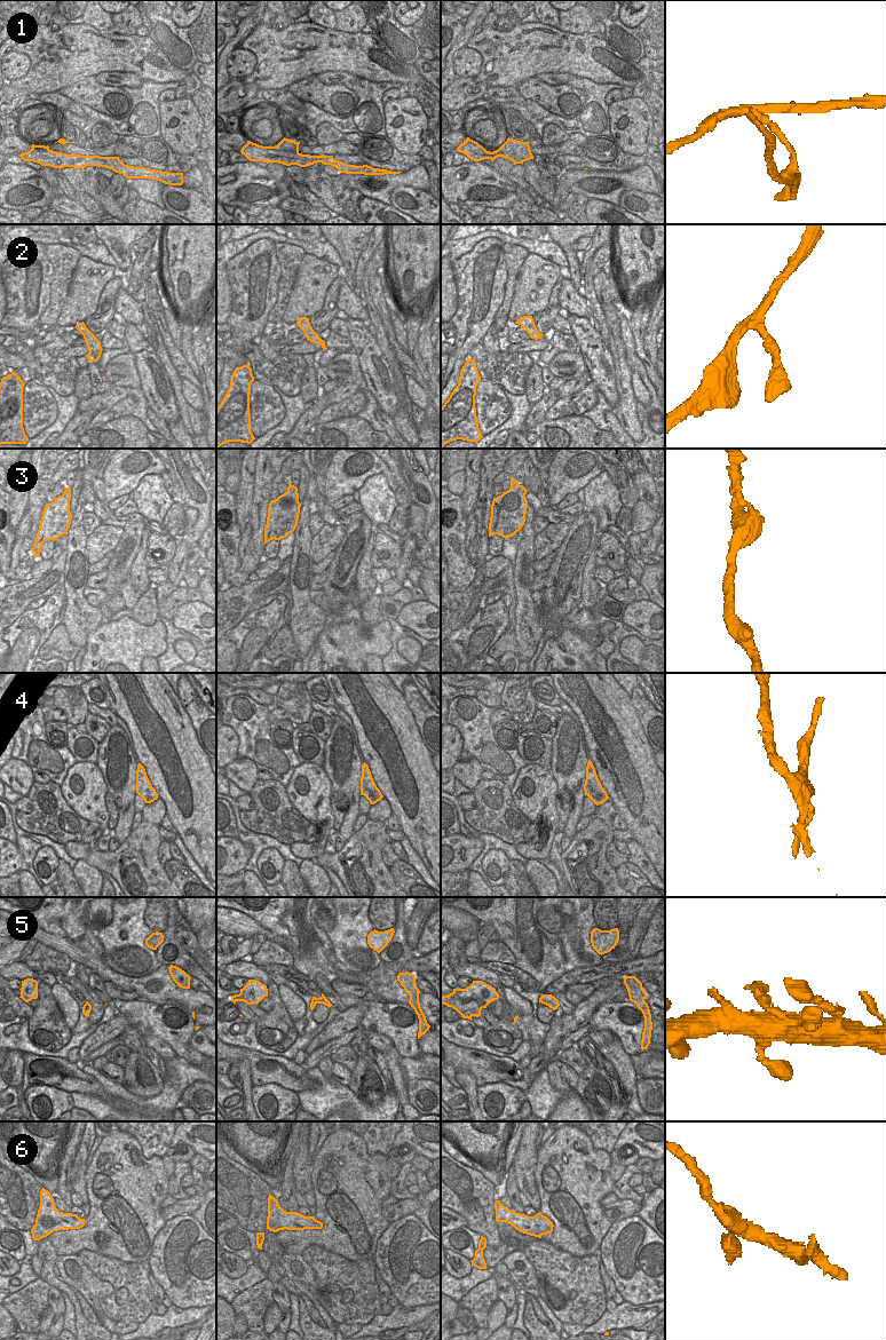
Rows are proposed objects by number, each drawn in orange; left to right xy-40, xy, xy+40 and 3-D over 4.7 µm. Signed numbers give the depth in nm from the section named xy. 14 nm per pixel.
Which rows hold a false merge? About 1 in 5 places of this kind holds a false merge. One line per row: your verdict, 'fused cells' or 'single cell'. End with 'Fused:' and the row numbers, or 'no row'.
1: fused cells
2: single cell
3: fused cells
4: fused cells
5: fused cells
6: single cell
Fused: 1, 3, 4, 5

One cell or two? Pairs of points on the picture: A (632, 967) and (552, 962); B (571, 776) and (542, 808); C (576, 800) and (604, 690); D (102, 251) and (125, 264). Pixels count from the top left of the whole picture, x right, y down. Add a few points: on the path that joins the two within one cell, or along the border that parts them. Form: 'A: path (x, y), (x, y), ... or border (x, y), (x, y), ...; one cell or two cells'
A: border (567, 972), (545, 989); two cells
B: border (550, 771), (558, 790); two cells
C: border (578, 722), (582, 729), (583, 743), (586, 747); two cells
D: border (101, 243), (118, 264); two cells

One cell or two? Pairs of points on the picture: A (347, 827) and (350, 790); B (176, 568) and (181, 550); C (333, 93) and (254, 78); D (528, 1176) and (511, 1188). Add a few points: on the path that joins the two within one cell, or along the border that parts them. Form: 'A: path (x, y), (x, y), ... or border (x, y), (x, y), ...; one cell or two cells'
A: path (349, 818), (355, 799); one cell
B: path (179, 563), (181, 555); one cell
C: border (315, 74), (307, 76), (287, 86); two cells
D: border (512, 1164), (515, 1171), (516, 1187), (520, 1190); two cells

